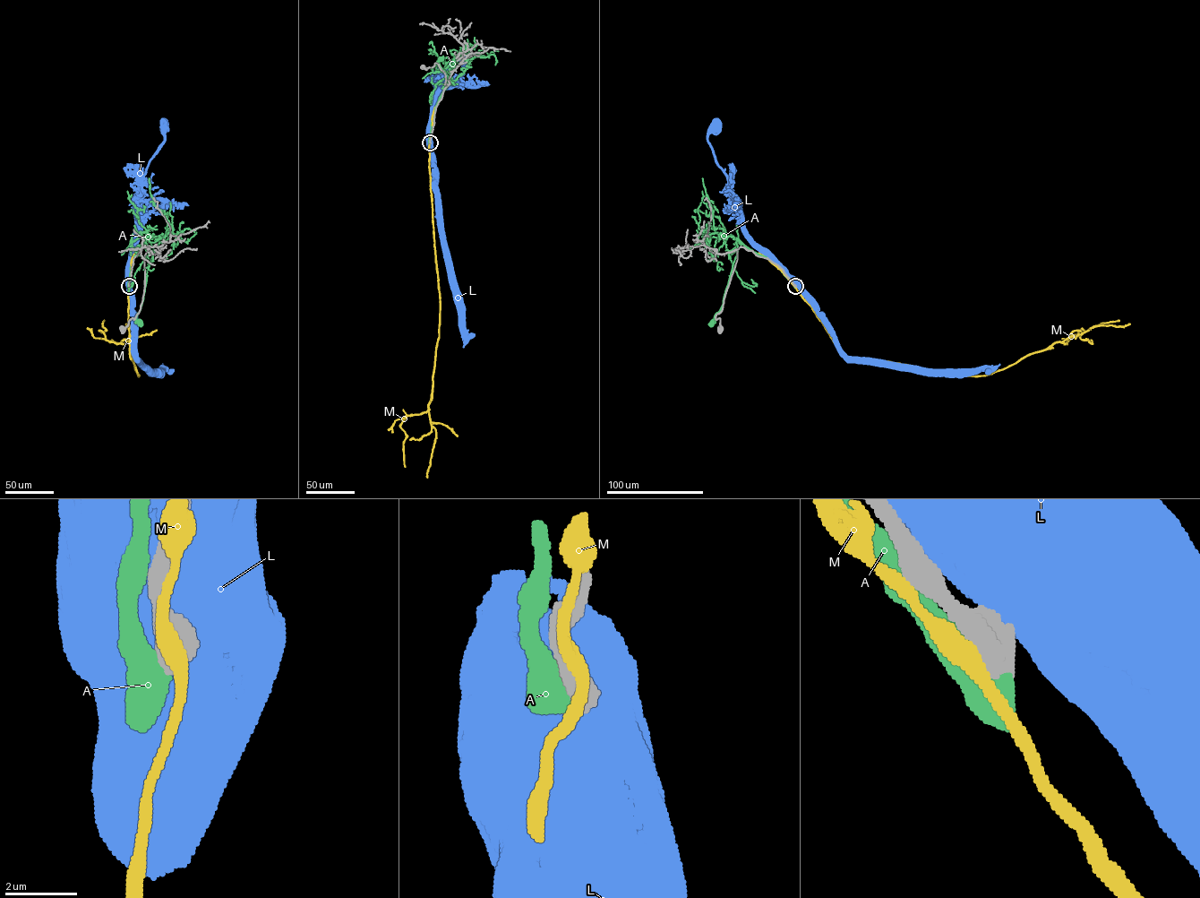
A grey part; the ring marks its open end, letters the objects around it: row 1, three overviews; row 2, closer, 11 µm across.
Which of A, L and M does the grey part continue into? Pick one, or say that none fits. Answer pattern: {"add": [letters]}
{"add": []}

